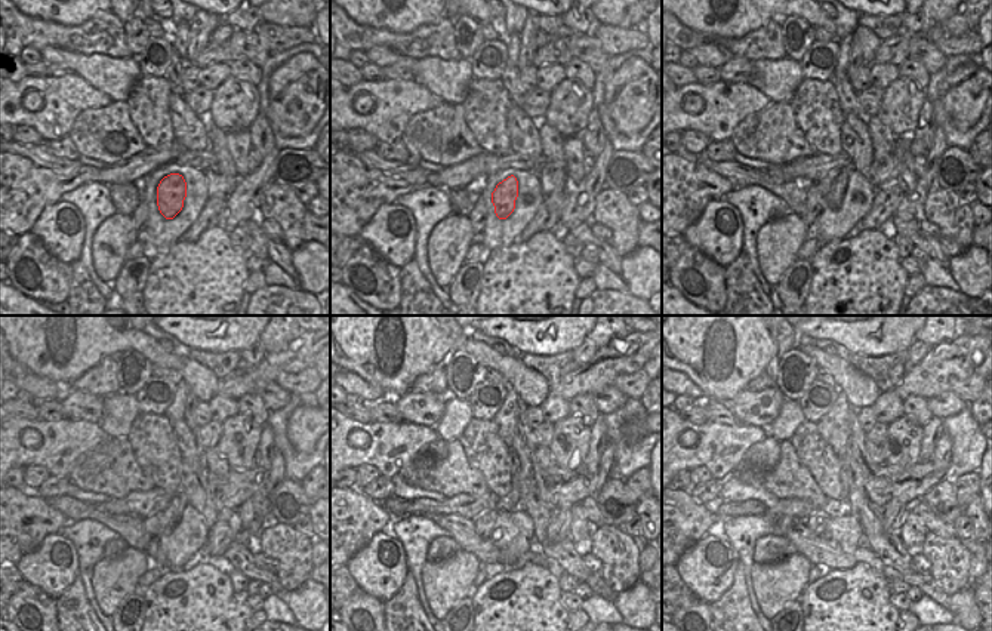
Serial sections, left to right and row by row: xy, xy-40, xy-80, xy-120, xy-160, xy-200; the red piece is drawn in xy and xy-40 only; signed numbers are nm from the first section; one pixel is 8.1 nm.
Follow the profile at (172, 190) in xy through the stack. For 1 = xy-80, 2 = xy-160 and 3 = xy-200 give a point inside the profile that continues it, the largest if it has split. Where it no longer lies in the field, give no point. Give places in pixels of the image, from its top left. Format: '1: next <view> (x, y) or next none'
1: next xy-80 (837, 190)
2: next xy-160 (511, 499)
3: next xy-200 (834, 427)

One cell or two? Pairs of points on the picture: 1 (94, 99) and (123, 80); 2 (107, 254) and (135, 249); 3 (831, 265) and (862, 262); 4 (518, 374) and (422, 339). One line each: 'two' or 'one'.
1: two
2: two
3: one
4: one

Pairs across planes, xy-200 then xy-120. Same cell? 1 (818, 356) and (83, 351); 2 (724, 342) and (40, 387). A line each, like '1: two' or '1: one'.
1: one
2: two

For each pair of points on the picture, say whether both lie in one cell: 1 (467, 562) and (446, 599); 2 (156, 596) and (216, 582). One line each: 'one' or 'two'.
1: one
2: one

